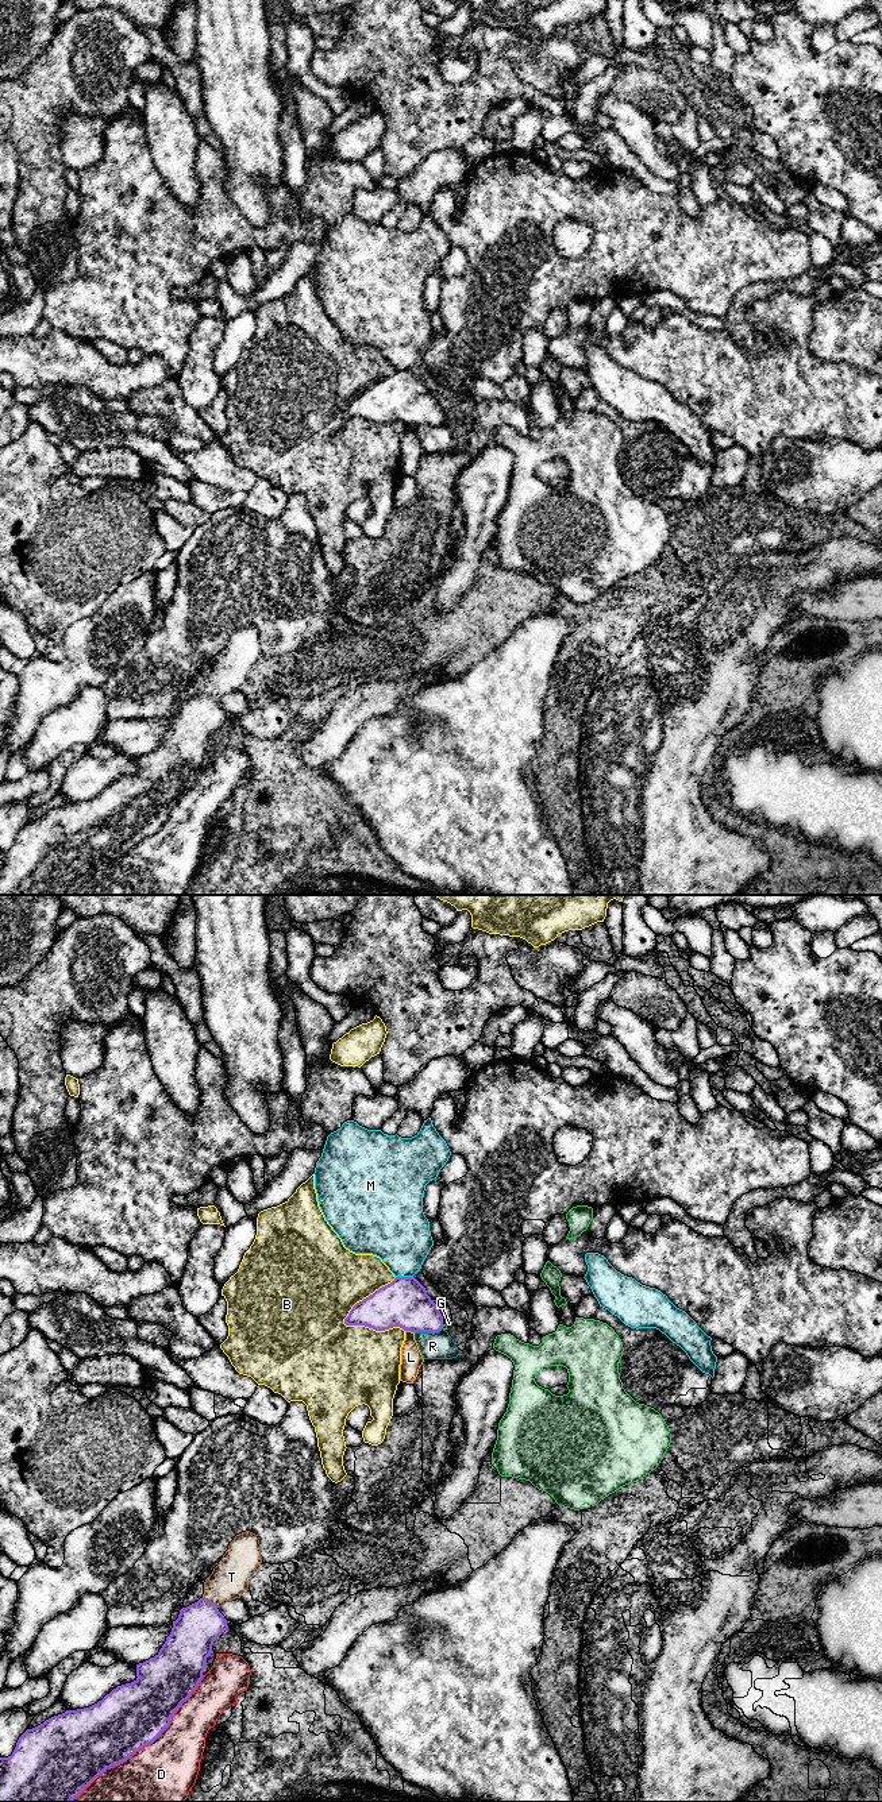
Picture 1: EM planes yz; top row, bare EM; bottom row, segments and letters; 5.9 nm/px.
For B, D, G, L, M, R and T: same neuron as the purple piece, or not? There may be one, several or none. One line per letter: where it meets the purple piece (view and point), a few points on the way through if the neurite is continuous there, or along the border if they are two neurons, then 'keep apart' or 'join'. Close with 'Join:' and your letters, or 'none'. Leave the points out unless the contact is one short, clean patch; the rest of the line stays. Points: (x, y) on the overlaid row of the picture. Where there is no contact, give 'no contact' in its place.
B: meets purple in yz at (366, 1297); keep apart
D: meets purple in yz at (143, 1745); keep apart
G: meets purple in yz at (442, 1326); border along yz (443, 1324), (440, 1327); keep apart
L: meets purple in yz at (409, 1330); border along yz (405, 1330), (413, 1332); keep apart
M: meets purple in yz at (404, 1277); border along yz (396, 1276), (412, 1277); keep apart
R: meets purple in yz at (428, 1331); keep apart
T: meets purple in yz at (208, 1601); runs through yz (192, 1636), (201, 1623), (208, 1601), (231, 1577); join
Join: T

